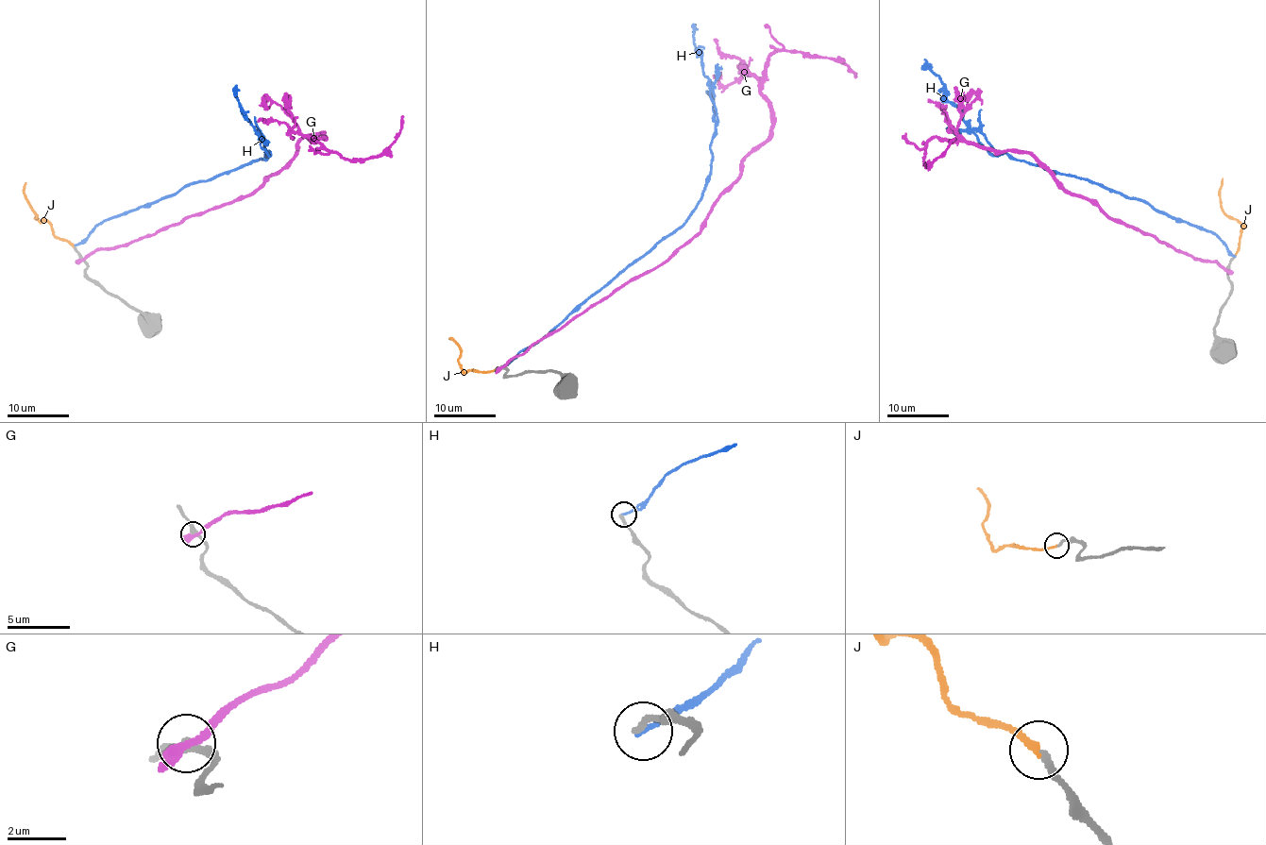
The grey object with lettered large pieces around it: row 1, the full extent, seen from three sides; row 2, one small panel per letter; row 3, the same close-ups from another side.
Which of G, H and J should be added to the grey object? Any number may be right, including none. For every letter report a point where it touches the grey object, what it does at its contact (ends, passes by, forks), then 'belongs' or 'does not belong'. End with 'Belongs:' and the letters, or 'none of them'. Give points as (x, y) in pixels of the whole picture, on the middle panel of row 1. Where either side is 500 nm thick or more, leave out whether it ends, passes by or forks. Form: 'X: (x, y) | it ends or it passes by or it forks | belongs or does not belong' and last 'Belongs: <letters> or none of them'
G: (501, 366) | it passes by | does not belong
H: (496, 370) | it ends | does not belong
J: (494, 370) | it ends | belongs
Belongs: J

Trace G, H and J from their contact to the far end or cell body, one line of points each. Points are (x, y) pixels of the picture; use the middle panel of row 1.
G: (501, 366), (702, 228), (768, 136), (769, 58), (831, 58), (856, 77)
H: (496, 371), (548, 336), (675, 233), (701, 197), (711, 170), (715, 120), (714, 89), (697, 50), (694, 25)
J: (494, 370), (464, 371), (458, 359), (460, 349), (453, 338)

